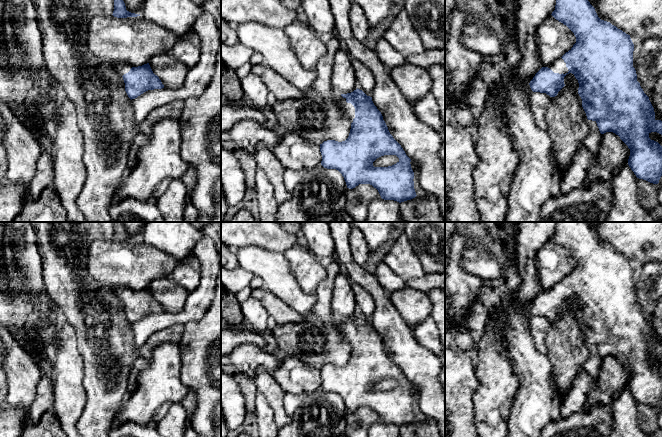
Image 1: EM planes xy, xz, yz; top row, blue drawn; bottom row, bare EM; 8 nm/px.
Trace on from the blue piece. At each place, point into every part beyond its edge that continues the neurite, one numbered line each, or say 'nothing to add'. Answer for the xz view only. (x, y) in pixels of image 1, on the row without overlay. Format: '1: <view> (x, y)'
1: xz (348, 333)

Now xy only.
1: xy (122, 292)

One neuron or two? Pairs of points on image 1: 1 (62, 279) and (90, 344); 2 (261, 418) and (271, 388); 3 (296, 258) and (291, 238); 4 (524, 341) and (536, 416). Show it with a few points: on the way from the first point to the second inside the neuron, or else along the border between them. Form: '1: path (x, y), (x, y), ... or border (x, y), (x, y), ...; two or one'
1: path (78, 295), (80, 302), (90, 312), (90, 328); one
2: border (258, 391), (272, 409), (275, 423); two
3: border (296, 243), (283, 253); two
4: path (527, 360), (535, 370), (536, 397); one

